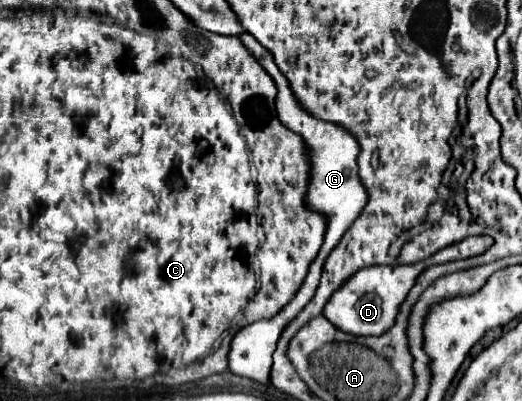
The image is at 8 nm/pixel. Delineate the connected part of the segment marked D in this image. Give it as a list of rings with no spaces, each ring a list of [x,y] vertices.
[[[467,237],[459,243],[453,243],[445,247],[443,251],[413,263],[413,265],[377,265],[377,267],[365,267],[359,269],[345,281],[329,299],[329,303],[323,309],[323,315],[341,331],[351,335],[381,335],[385,329],[389,329],[395,321],[395,315],[399,311],[399,303],[407,297],[407,291],[413,287],[417,275],[425,271],[431,265],[449,263],[457,259],[467,259],[485,253],[493,245],[493,237]]]

